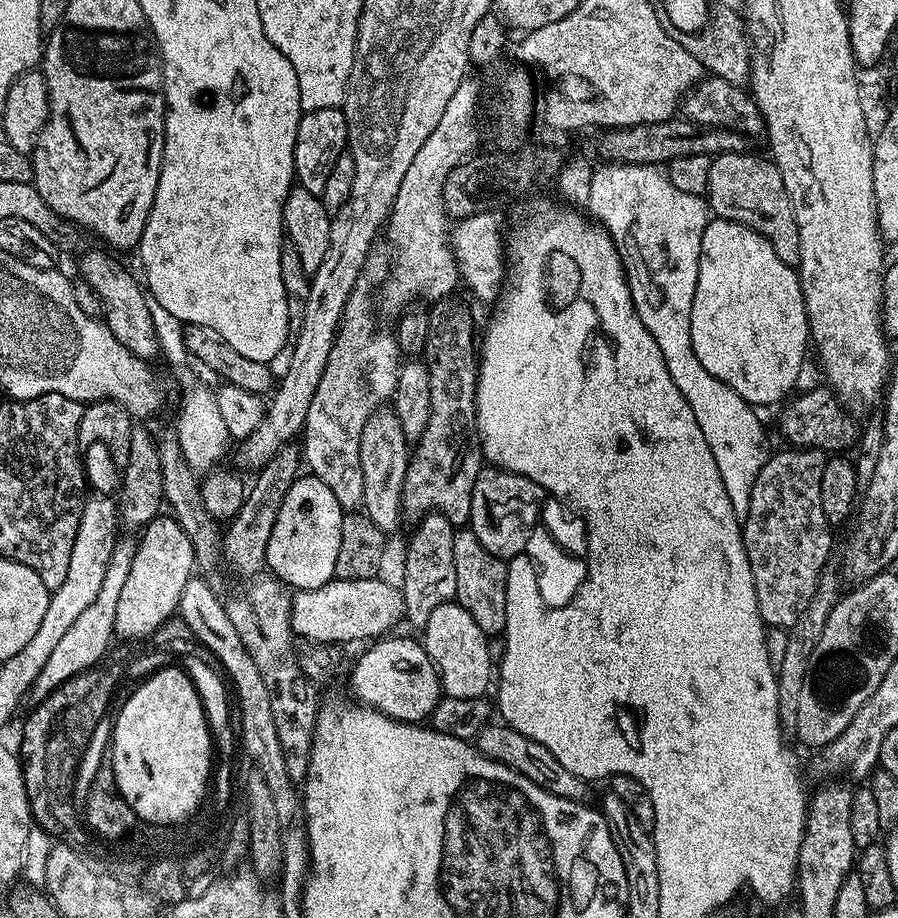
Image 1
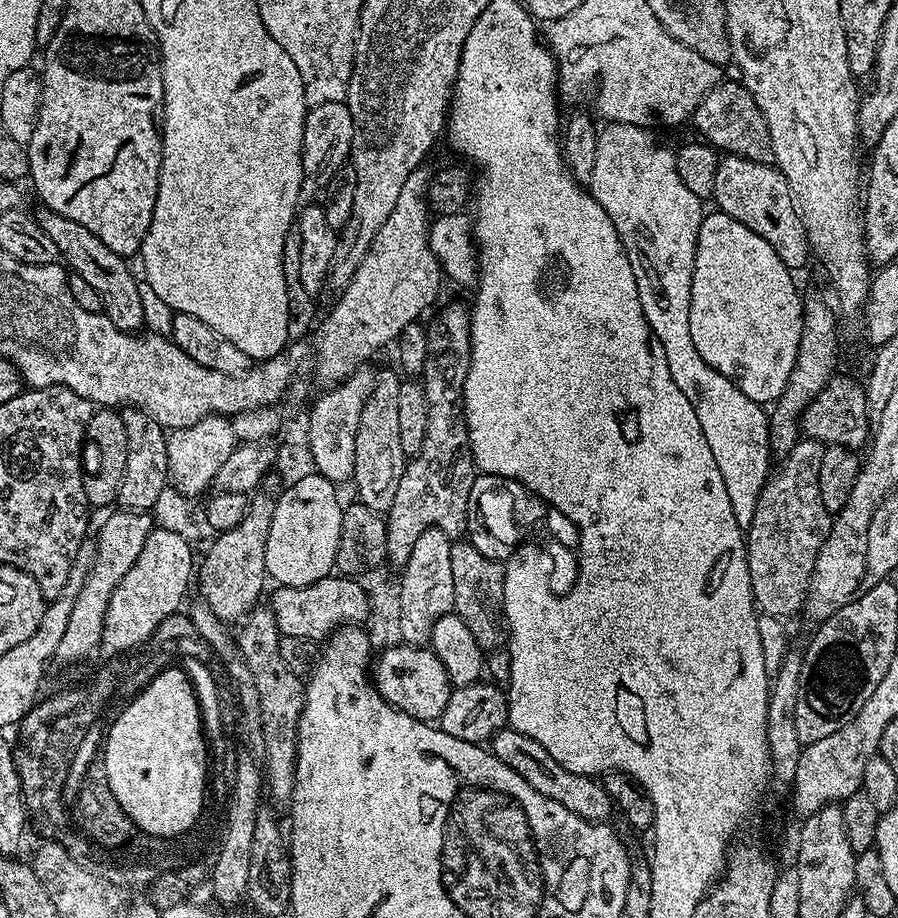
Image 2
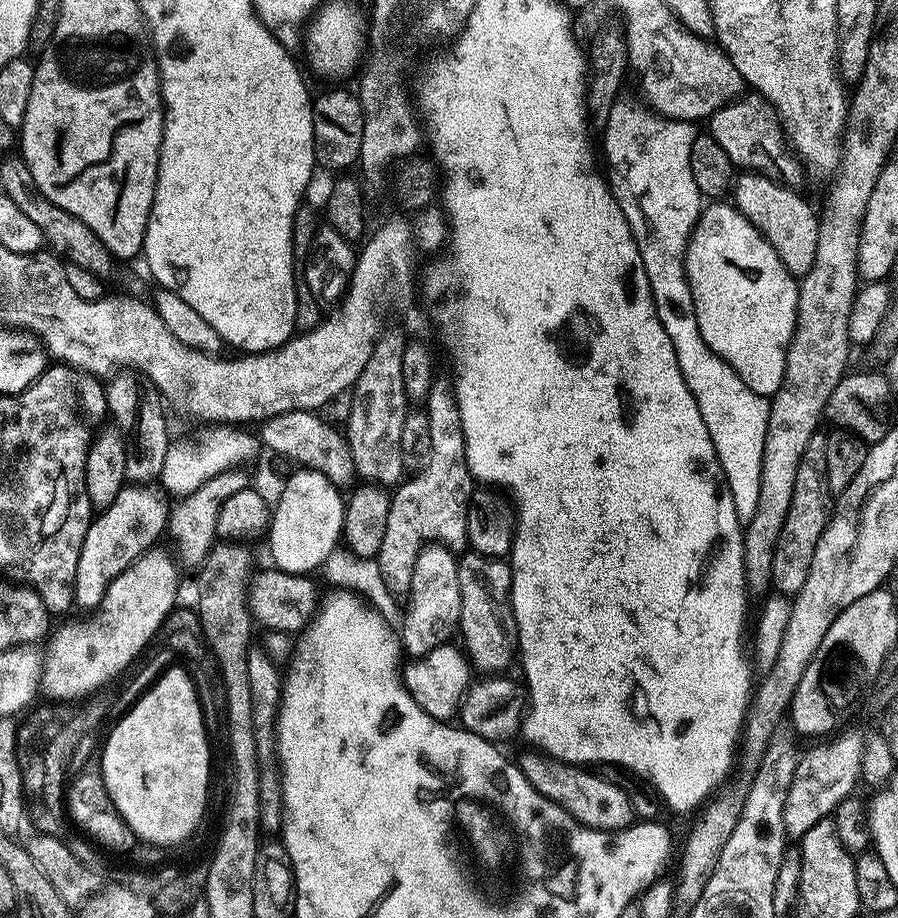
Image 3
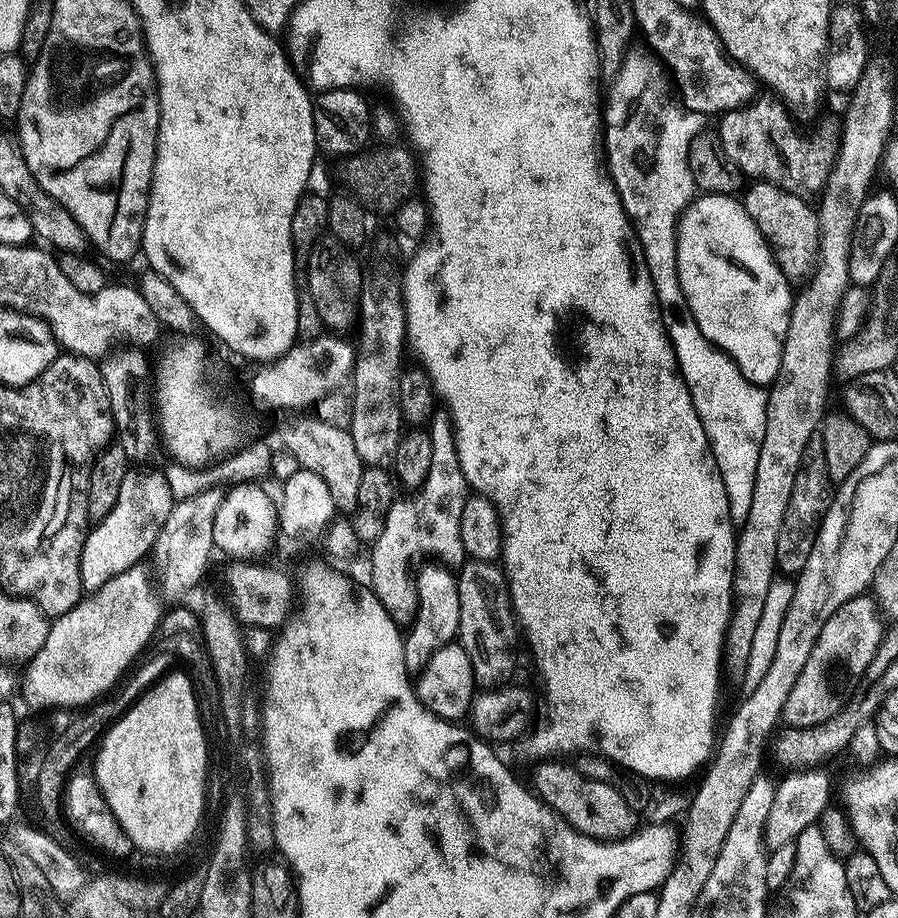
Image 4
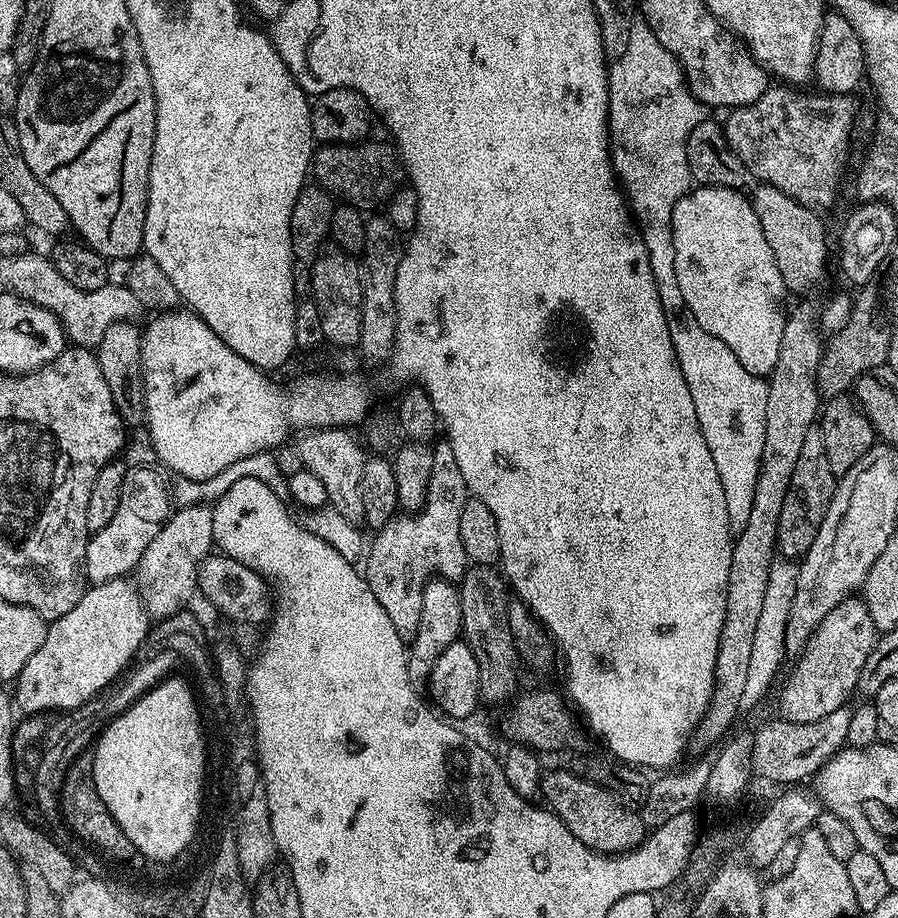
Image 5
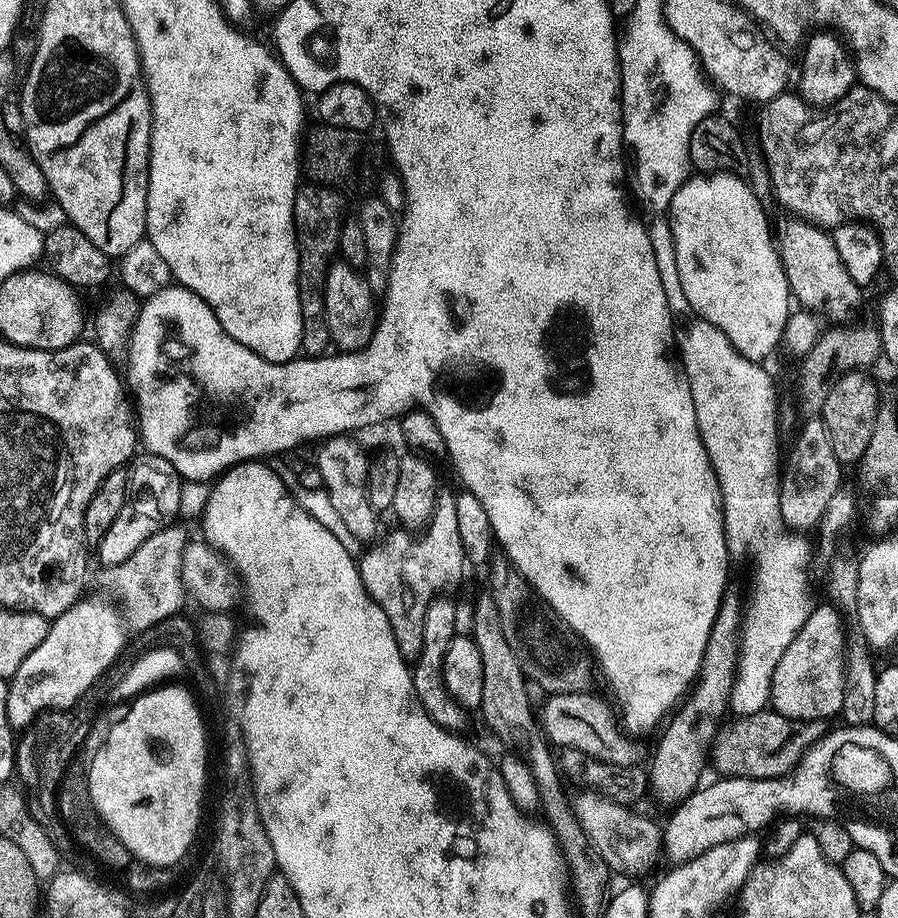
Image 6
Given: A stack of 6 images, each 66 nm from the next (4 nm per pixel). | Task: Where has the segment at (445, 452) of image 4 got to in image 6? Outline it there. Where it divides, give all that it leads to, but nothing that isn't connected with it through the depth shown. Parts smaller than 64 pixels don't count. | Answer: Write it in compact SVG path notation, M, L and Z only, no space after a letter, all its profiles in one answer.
M436 493L436 506L432 510L430 519L423 525L422 530L415 536L415 531L404 526L396 526L393 532L388 532L384 537L381 535L370 547L359 557L360 577L374 602L382 606L386 618L390 618L390 630L394 630L394 642L398 642L398 650L404 655L404 659L414 662L422 650L422 626L426 626L426 610L430 602L437 599L443 588L456 584L464 576L466 569L466 557L462 538L458 535L458 506L456 505L457 493Z

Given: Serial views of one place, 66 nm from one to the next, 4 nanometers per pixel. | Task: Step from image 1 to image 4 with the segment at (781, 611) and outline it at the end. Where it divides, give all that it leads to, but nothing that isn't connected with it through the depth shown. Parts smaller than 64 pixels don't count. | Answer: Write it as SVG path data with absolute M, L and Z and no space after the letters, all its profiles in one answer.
M817 434L810 438L804 451L798 478L794 478L794 494L790 494L790 506L786 510L786 518L778 534L776 566L783 575L785 572L788 578L795 577L806 566L806 558L810 558L810 550L816 541L816 530L824 520L833 495L834 485L826 470L826 454L822 438Z

